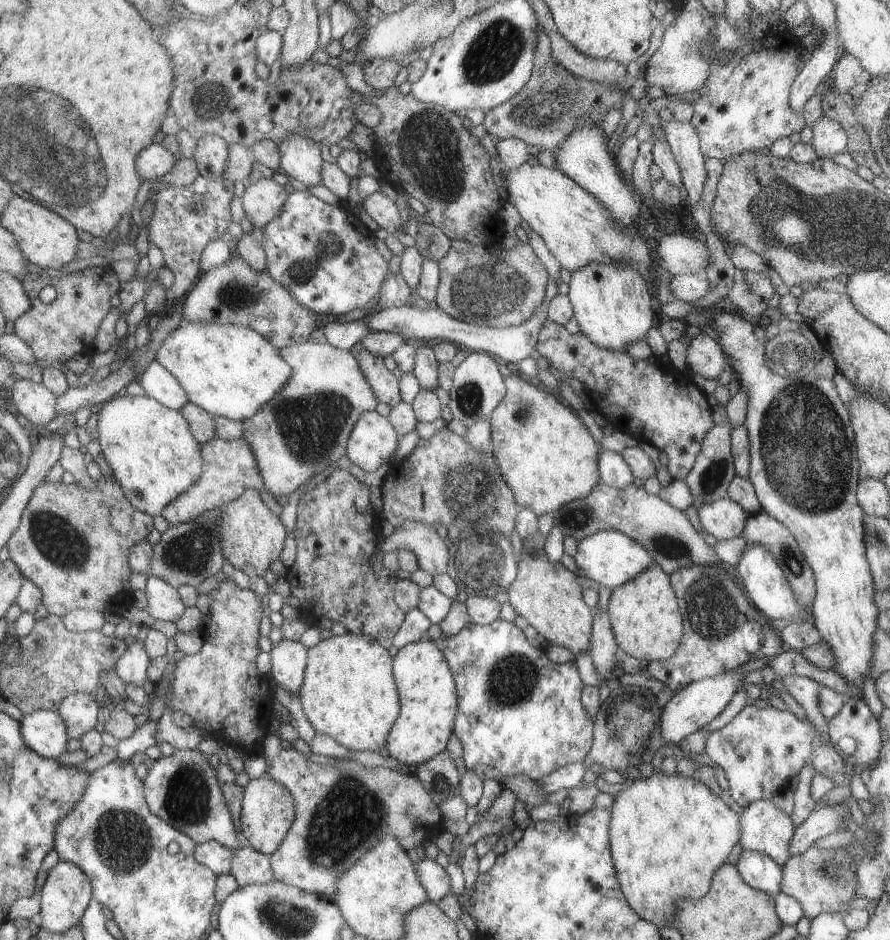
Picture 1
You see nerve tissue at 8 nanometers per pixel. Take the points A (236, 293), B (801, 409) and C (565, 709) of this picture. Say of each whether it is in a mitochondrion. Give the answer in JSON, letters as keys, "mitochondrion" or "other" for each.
{"A":"mitochondrion","B":"mitochondrion","C":"other"}

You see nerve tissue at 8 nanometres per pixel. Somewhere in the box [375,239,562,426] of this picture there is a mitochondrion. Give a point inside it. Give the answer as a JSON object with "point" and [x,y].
{"point":[482,289]}

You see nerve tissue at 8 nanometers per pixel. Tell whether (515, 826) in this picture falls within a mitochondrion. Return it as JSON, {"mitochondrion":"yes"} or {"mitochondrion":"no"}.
{"mitochondrion":"no"}

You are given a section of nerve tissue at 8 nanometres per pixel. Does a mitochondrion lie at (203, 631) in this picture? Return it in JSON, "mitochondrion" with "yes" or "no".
{"mitochondrion":"no"}

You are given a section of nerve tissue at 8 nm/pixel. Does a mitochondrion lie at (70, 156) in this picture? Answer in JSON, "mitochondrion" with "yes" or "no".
{"mitochondrion":"yes"}

